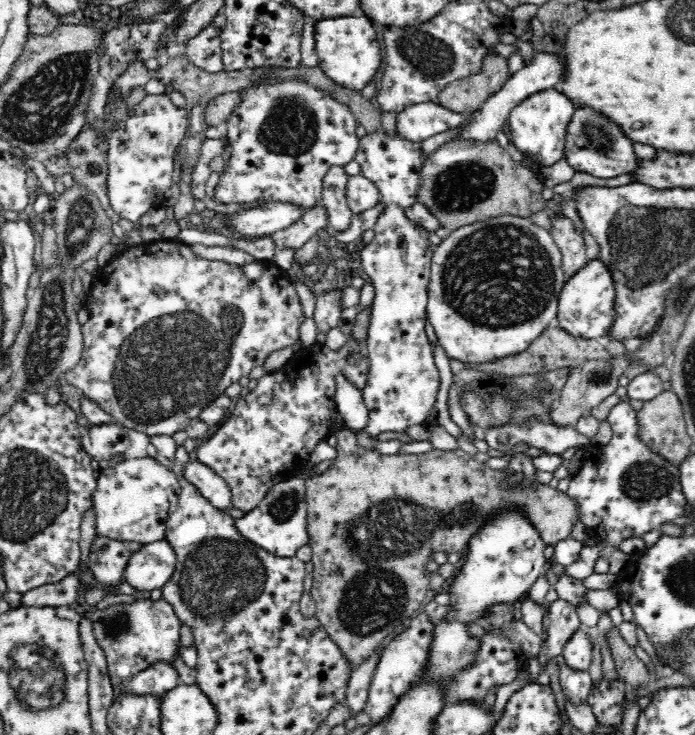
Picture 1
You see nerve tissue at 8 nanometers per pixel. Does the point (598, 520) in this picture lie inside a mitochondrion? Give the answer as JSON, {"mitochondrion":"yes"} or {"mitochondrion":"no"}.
{"mitochondrion":"no"}

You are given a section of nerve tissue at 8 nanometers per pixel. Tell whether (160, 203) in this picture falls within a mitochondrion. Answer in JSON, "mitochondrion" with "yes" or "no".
{"mitochondrion":"no"}

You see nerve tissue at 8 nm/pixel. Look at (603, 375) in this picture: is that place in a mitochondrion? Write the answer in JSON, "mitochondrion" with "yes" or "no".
{"mitochondrion":"yes"}

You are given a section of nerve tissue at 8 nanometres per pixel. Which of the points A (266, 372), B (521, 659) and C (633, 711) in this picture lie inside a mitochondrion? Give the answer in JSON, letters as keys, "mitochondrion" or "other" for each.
{"A":"other","B":"other","C":"other"}

